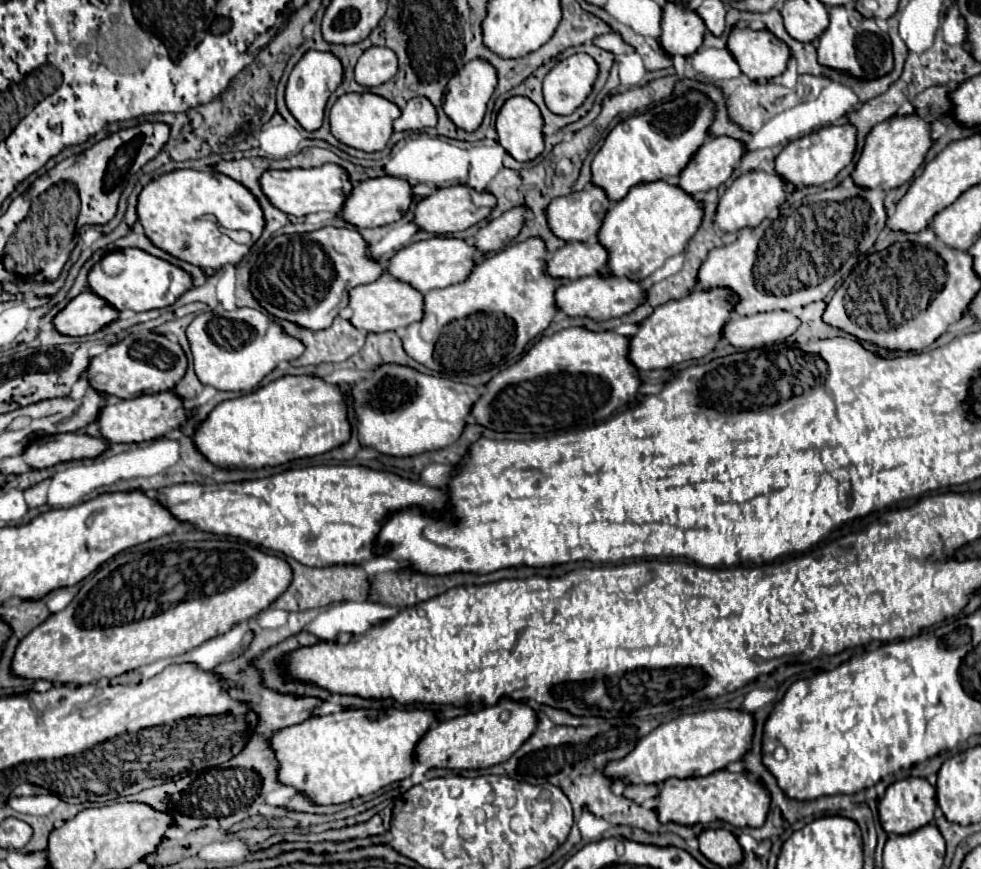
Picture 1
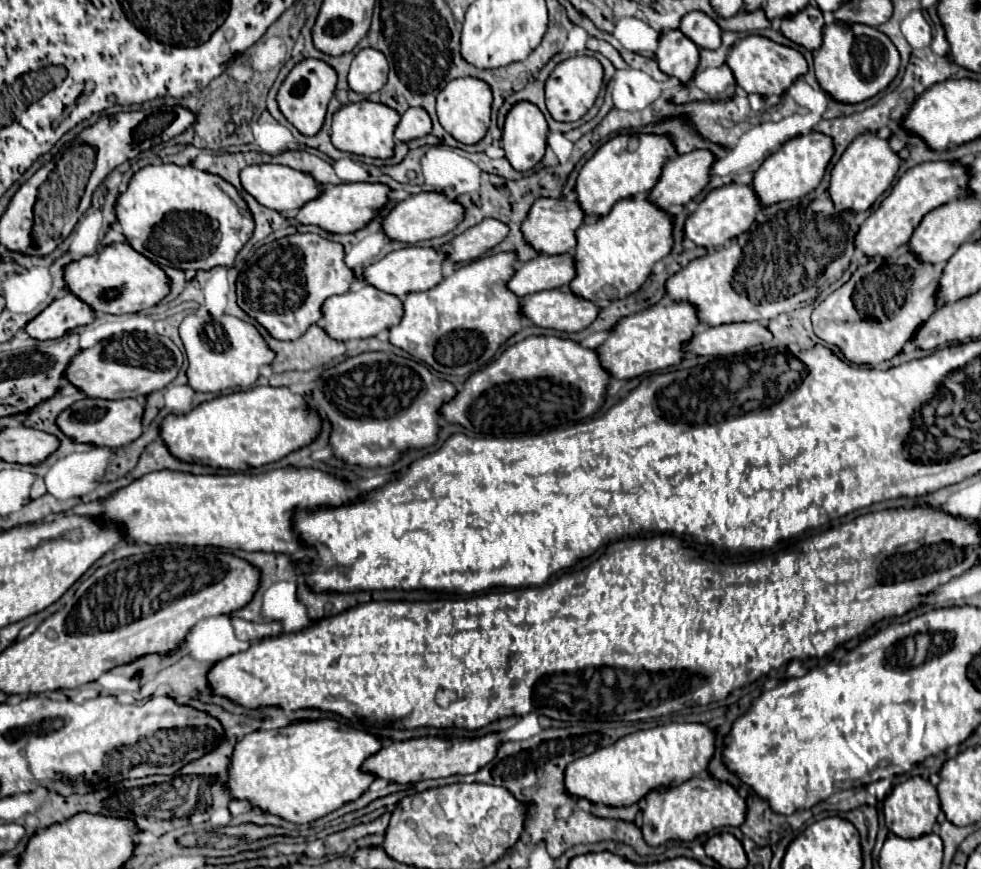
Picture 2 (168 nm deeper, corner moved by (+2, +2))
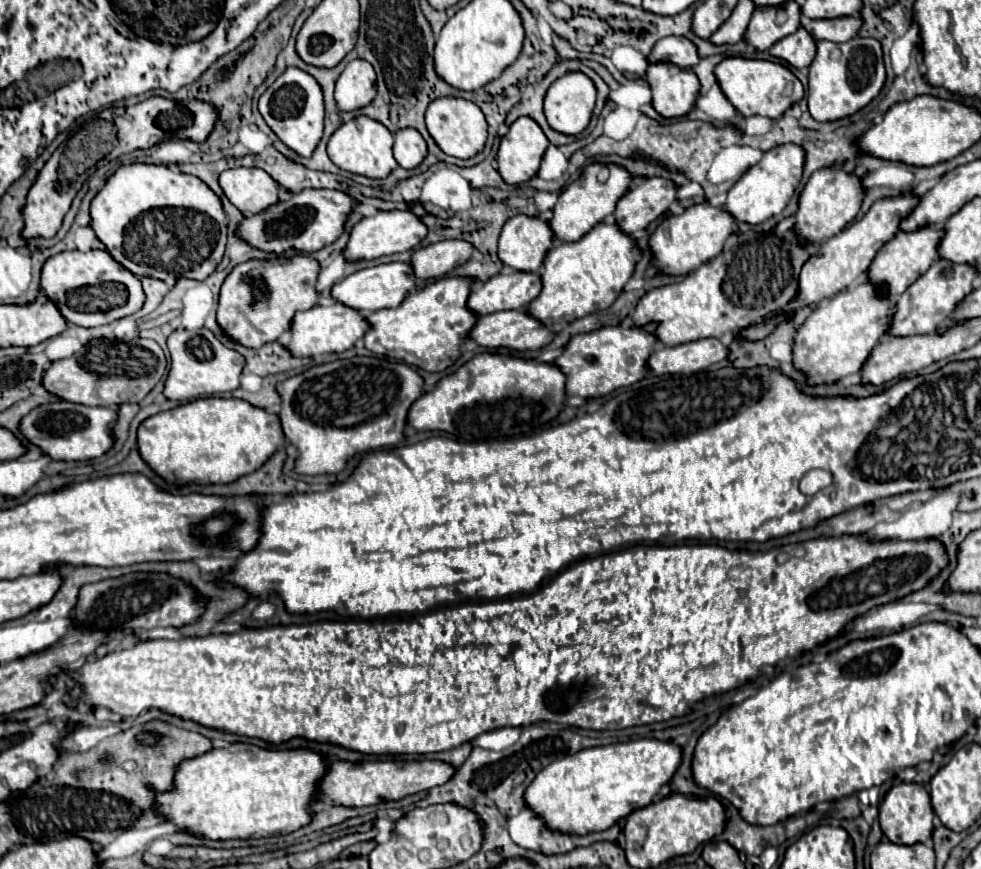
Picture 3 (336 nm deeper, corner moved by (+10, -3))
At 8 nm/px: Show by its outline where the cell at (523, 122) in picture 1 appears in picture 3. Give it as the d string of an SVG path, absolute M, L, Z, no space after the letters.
M519 117L511 123L509 133L501 139L497 163L505 183L519 185L529 181L537 171L549 141L541 127L529 117Z

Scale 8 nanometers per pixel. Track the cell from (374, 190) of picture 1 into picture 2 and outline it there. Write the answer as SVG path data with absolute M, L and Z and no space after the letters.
M359 182L359 184L331 186L323 194L319 194L317 198L303 204L299 208L299 212L295 214L293 222L303 224L303 226L313 224L329 234L351 234L351 232L361 230L369 220L373 220L379 214L379 210L387 204L387 194L389 194L389 188L383 184Z

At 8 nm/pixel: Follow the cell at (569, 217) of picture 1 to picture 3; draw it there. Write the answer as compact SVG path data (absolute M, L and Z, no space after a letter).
M529 215L511 217L499 237L499 259L519 271L541 271L545 253L553 247L553 229L549 221Z

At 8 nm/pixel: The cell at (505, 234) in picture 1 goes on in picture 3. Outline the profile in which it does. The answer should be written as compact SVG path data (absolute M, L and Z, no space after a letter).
M439 241L417 249L411 257L411 265L415 269L415 277L439 279L469 261L473 251L475 249L469 241Z

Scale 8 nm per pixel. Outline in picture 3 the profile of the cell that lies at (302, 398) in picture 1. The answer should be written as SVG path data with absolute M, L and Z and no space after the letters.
M205 397L145 419L137 431L145 463L171 483L231 483L259 469L283 443L277 415L243 399Z

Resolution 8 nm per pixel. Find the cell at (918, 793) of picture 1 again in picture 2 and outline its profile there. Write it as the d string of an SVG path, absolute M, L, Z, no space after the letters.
M921 776L909 778L903 784L897 784L893 788L893 792L883 802L885 824L887 824L887 828L893 834L897 834L901 838L919 838L919 836L929 834L931 828L933 828L933 824L937 822L939 812L941 812L941 806L939 806L937 788L929 780L925 780Z

